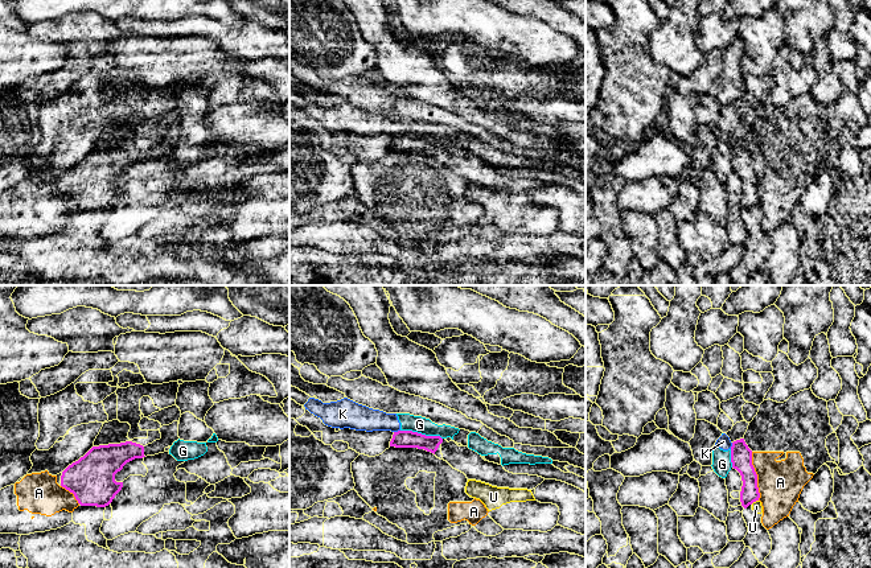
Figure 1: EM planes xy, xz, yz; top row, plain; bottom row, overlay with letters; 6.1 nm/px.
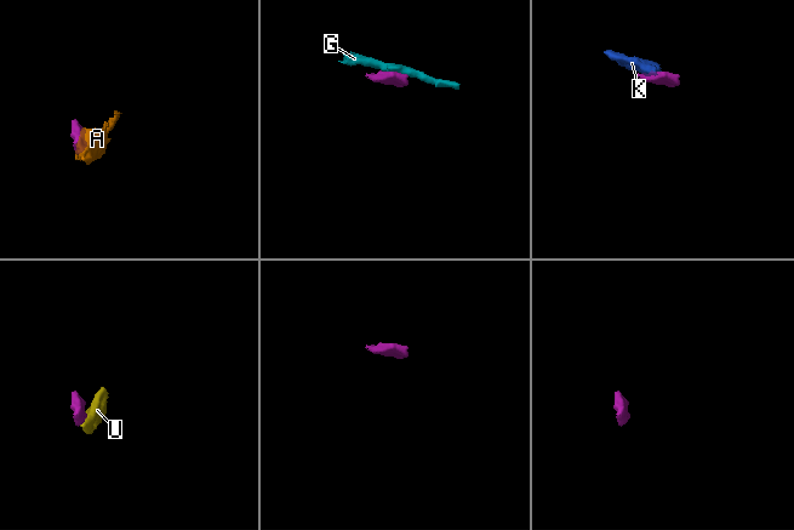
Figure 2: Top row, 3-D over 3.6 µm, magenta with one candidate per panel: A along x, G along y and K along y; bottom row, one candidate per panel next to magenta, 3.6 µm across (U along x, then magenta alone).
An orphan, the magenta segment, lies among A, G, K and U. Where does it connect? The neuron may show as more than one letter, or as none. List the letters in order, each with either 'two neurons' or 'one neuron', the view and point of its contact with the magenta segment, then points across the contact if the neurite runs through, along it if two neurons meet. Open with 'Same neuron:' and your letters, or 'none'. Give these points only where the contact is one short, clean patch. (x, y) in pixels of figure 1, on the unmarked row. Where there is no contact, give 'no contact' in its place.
Same neuron: none
A: two neurons | yz (756, 180)
G: two neurons | xz (420, 138) | along xz (401, 134), (438, 139), (442, 143)
K: two neurons | xz (398, 135)
U: two neurons | yz (754, 205) | along yz (757, 204), (751, 208)

